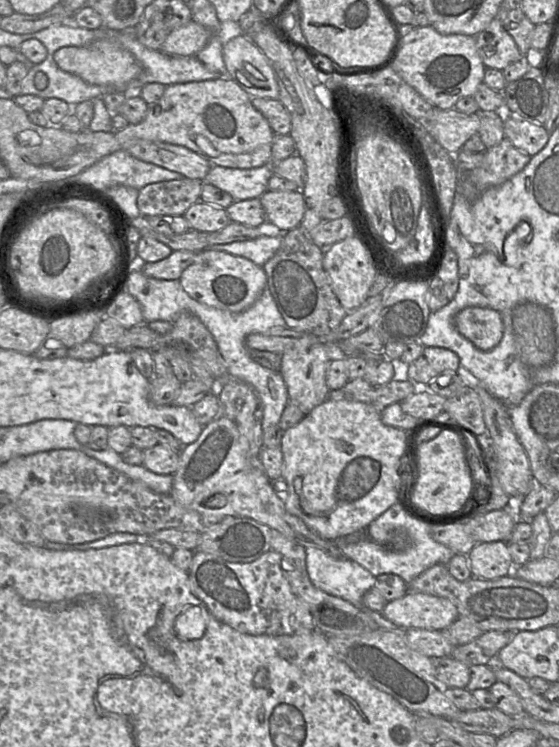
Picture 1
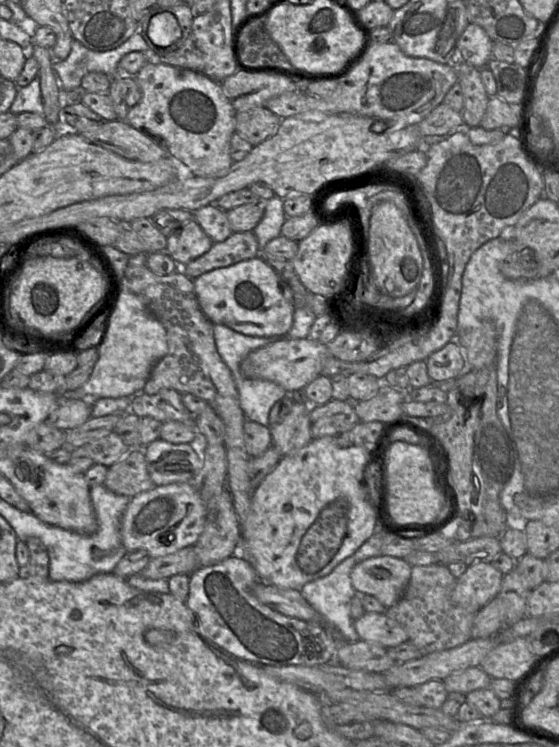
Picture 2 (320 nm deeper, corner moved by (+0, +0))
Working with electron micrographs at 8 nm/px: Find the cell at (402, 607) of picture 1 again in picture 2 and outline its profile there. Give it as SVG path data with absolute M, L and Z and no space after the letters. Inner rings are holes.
M365 612L354 620L354 628L361 640L374 642L385 648L408 640L405 629L386 612Z

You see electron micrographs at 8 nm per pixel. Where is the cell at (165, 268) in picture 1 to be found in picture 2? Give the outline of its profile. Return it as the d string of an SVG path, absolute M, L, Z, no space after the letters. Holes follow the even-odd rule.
M253 231L233 232L226 240L214 242L203 255L180 266L185 275L195 279L205 272L227 267L260 255Z

